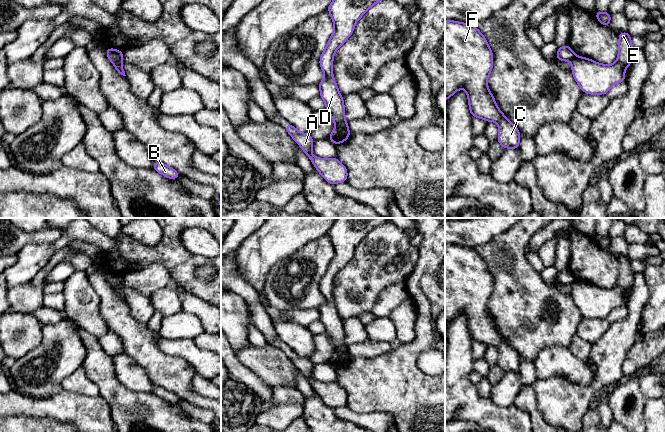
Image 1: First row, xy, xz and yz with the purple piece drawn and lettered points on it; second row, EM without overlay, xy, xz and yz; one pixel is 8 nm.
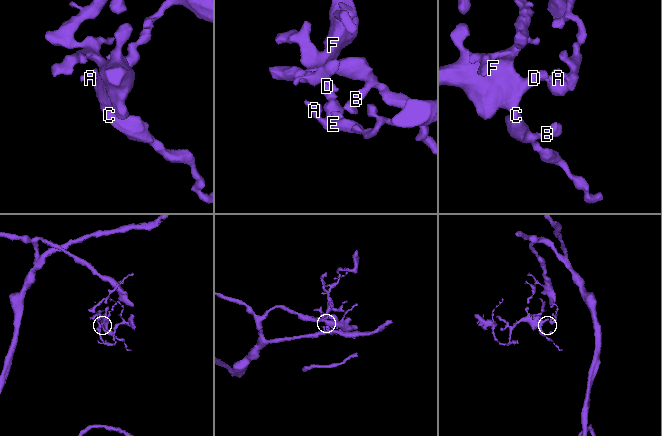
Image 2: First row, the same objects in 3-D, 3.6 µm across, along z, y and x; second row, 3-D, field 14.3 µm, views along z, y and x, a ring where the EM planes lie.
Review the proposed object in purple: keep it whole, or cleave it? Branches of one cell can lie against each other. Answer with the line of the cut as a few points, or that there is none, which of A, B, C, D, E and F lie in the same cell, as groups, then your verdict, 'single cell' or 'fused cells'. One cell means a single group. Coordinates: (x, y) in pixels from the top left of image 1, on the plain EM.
xy (121, 283), (113, 287) | A E / B C D F | fused cells

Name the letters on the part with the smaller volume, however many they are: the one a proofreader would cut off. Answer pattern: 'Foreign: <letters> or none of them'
Foreign: B, C, D, F

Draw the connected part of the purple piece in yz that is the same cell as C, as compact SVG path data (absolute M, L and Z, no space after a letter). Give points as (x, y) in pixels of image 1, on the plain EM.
M445 244L445 325L464 312L473 342L496 346L502 372L519 374L520 355L500 335L487 310L492 291L493 276L485 260L473 248Z

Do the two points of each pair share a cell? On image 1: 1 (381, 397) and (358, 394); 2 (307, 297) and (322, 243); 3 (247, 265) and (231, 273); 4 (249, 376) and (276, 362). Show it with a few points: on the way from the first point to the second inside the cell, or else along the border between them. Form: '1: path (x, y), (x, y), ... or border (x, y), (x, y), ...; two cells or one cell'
1: path (375, 394), (364, 394); one cell
2: path (311, 284), (316, 274), (317, 256); one cell
3: border (235, 251), (236, 266), (242, 277), (253, 288); two cells
4: border (237, 357), (246, 367), (272, 388); two cells

